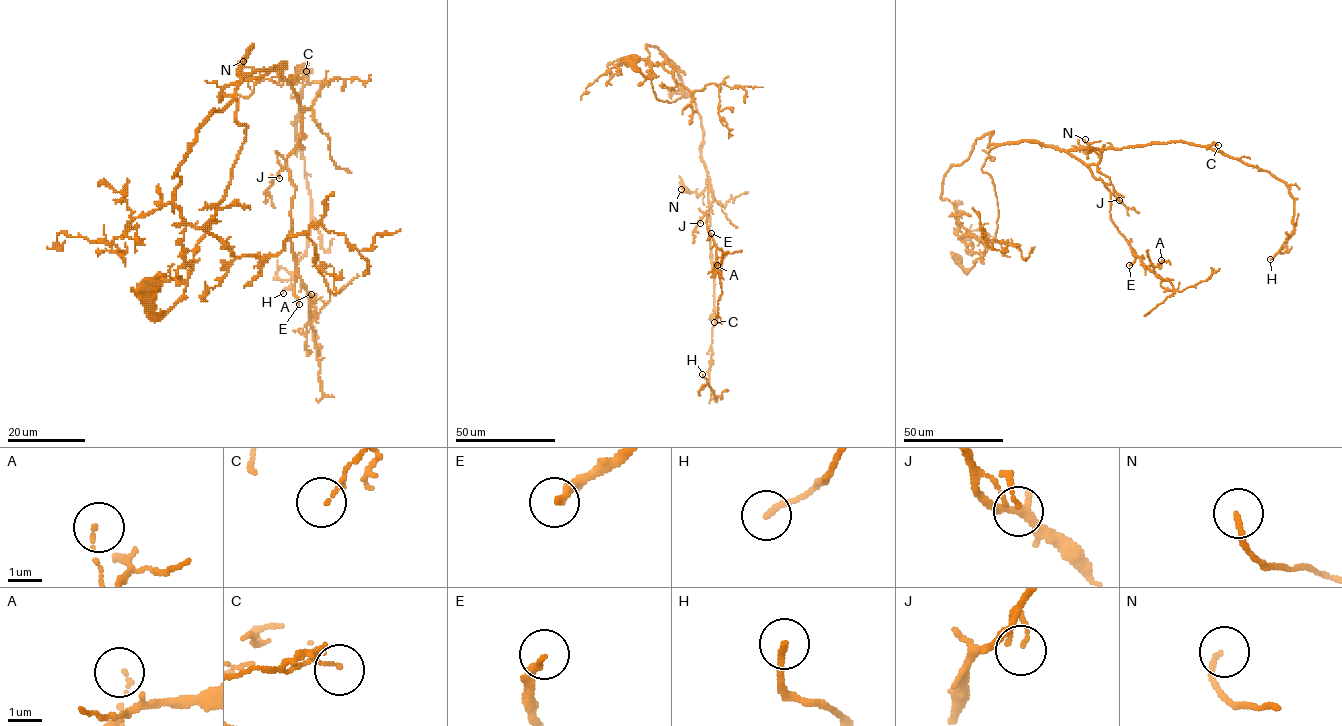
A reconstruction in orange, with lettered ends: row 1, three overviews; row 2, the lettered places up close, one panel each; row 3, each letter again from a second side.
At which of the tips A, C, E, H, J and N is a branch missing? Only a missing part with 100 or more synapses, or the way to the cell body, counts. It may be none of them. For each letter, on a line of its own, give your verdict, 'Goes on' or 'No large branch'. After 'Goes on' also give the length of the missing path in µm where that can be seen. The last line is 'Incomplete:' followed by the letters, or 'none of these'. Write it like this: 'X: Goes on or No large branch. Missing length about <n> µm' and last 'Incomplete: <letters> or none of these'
A: No large branch
C: No large branch
E: No large branch
H: No large branch
J: No large branch
N: No large branch
Incomplete: none of these

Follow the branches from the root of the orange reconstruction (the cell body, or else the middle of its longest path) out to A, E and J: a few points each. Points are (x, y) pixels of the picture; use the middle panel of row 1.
A: (631, 63), (657, 99), (679, 99), (678, 86), (670, 97), (693, 100), (717, 265)
E: (631, 63), (657, 99), (679, 99), (678, 86), (670, 97), (693, 100), (713, 199), (708, 240), (711, 233)
J: (631, 63), (657, 99), (679, 99), (678, 86), (670, 97), (693, 100), (713, 199), (700, 223)

